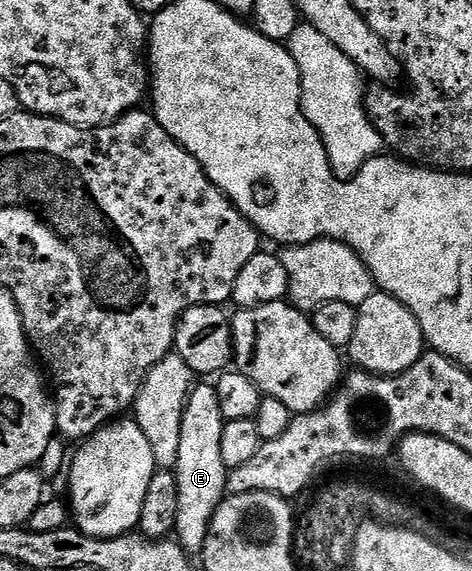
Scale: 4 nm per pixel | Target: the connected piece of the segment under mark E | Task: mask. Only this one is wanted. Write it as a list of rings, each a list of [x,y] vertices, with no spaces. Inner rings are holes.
[[[193,384],[182,411],[182,431],[178,435],[178,459],[174,470],[178,479],[178,519],[174,537],[189,555],[203,554],[210,523],[228,492],[230,470],[226,463],[222,463],[224,423],[222,407],[218,407],[215,384]]]

